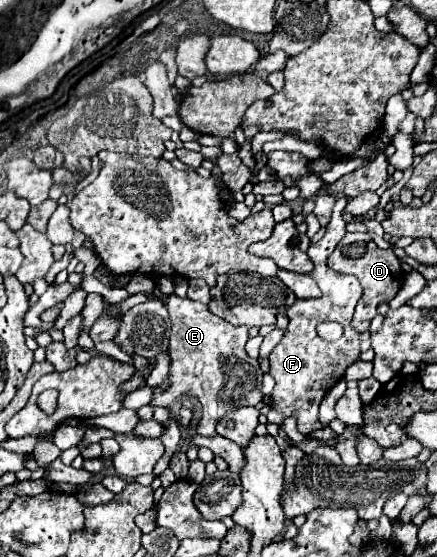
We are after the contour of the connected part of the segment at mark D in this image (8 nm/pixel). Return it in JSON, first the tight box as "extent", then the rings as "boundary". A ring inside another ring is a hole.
{"extent":[327,241,405,333],"boundary":[[[343,241],[343,243],[339,243],[335,247],[335,251],[329,255],[327,267],[337,273],[355,275],[363,287],[363,295],[355,307],[355,317],[353,317],[353,327],[359,333],[369,329],[371,319],[377,315],[377,305],[383,301],[391,301],[397,295],[397,291],[401,289],[403,279],[405,279],[405,275],[401,271],[401,261],[395,257],[393,249],[379,249],[373,241],[365,241],[365,243]]]}

